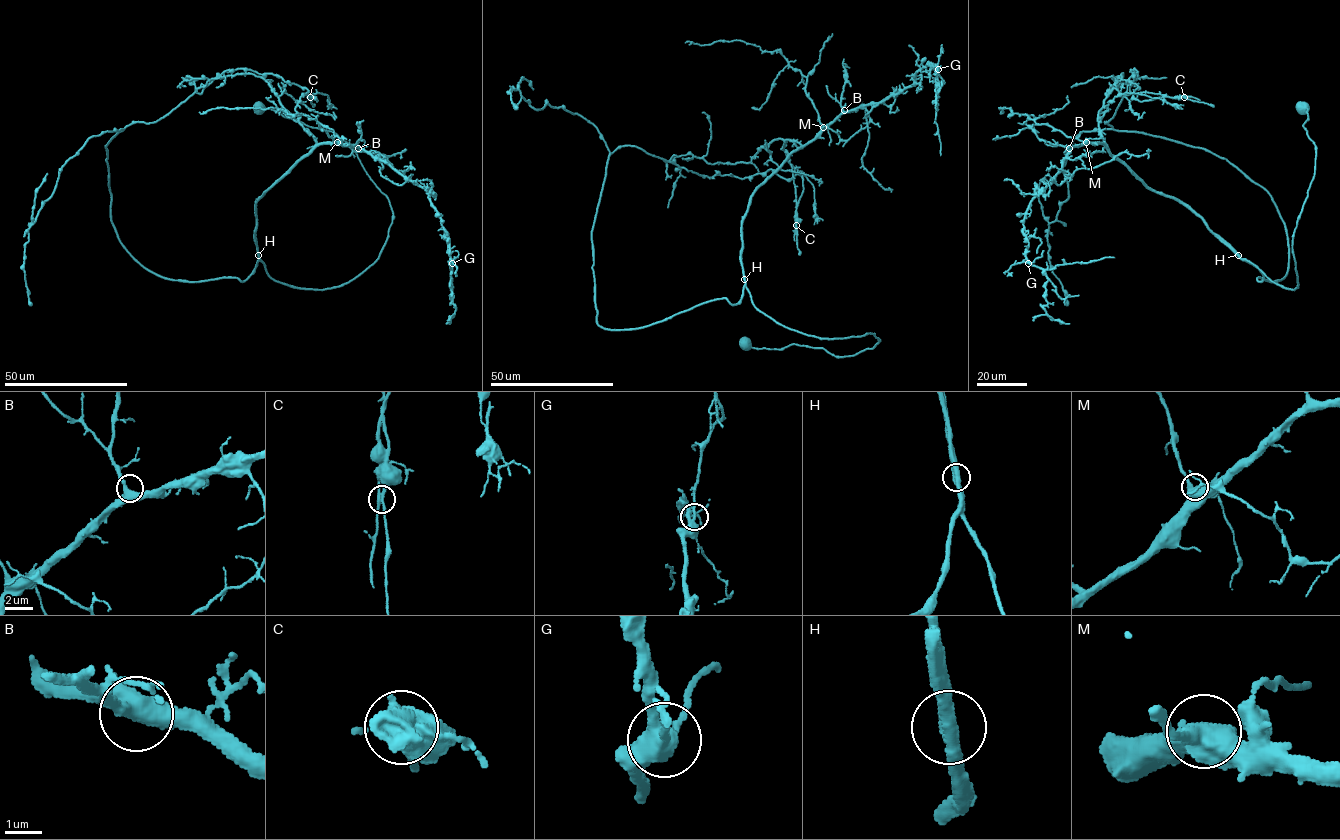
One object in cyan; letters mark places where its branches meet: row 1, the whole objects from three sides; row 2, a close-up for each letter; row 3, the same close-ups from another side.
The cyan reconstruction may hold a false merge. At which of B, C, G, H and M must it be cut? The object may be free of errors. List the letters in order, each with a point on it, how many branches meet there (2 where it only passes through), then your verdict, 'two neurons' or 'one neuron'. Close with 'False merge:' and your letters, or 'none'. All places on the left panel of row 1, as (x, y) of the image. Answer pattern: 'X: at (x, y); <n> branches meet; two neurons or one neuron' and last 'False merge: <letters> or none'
B: at (358, 148); 3 branches meet; one neuron
C: at (310, 97); 2 branches meet; one neuron
G: at (452, 263); 3 branches meet; one neuron
H: at (258, 255); 2 branches meet; one neuron
M: at (337, 142); 2 branches meet; one neuron
False merge: none

